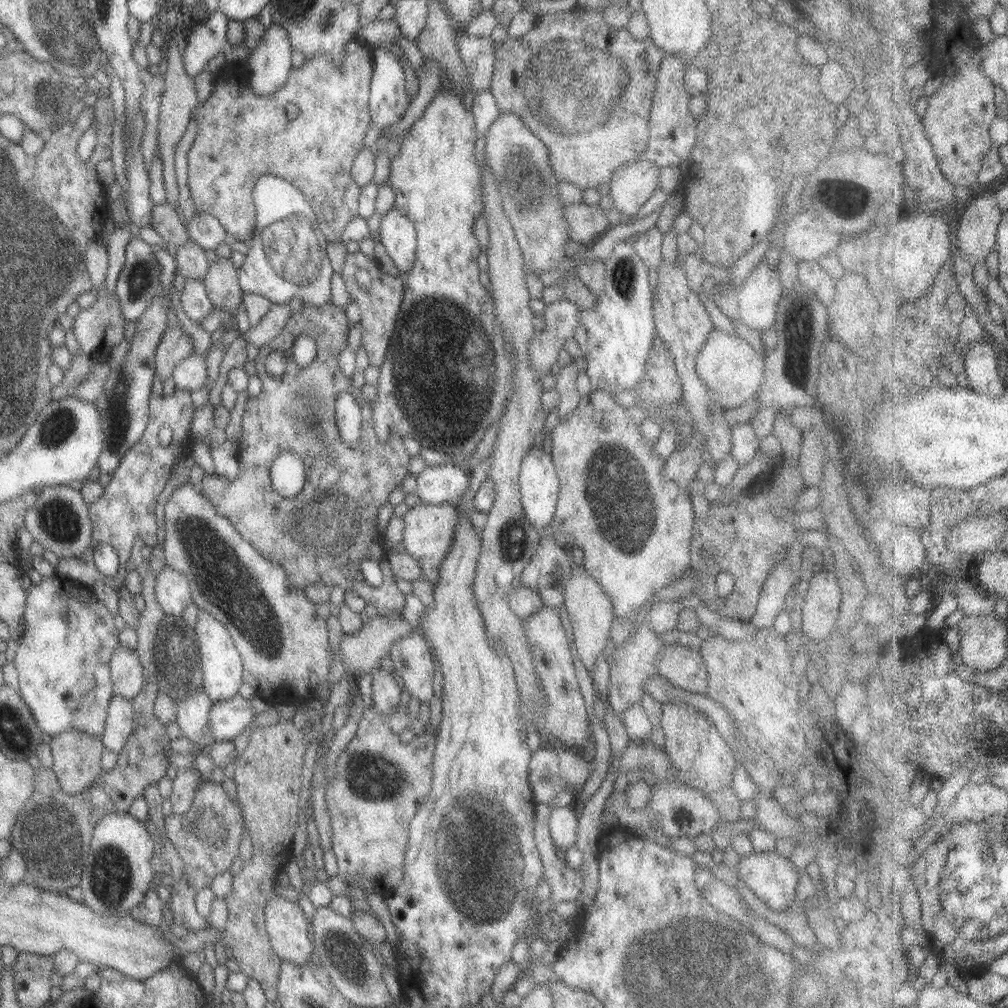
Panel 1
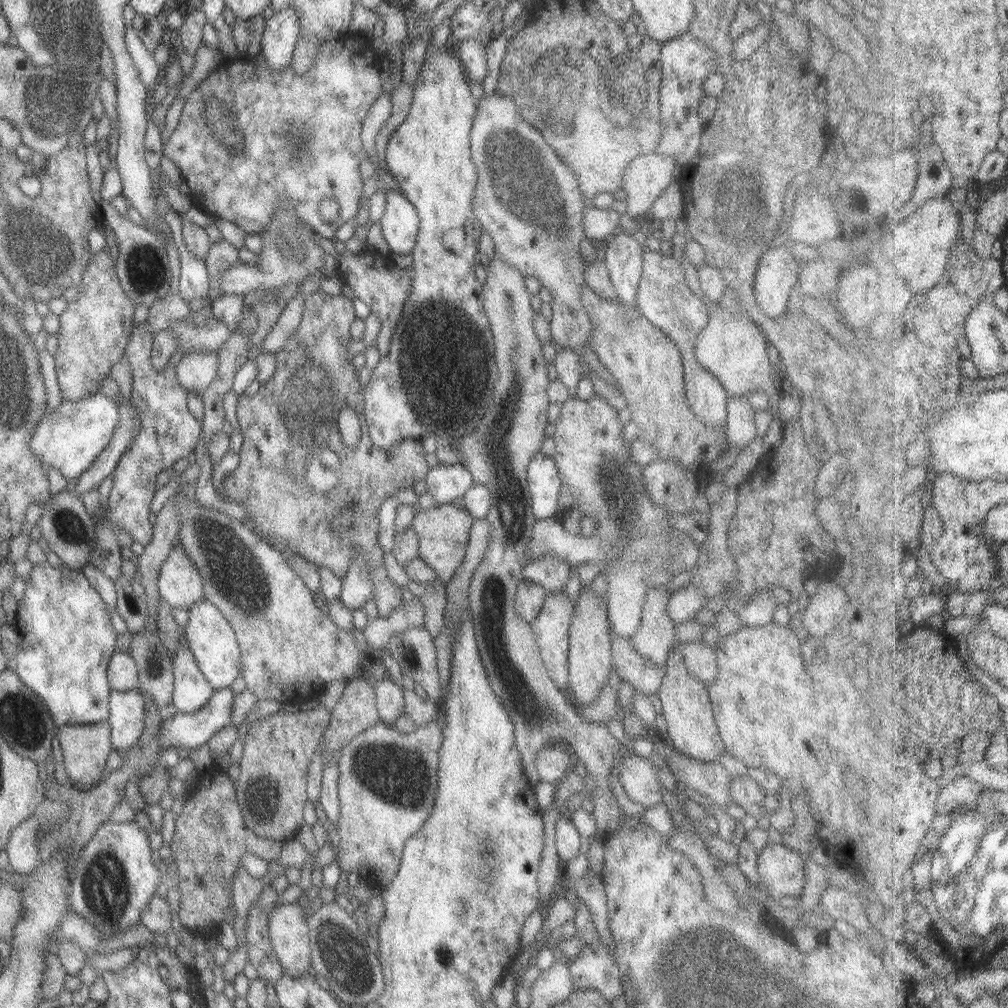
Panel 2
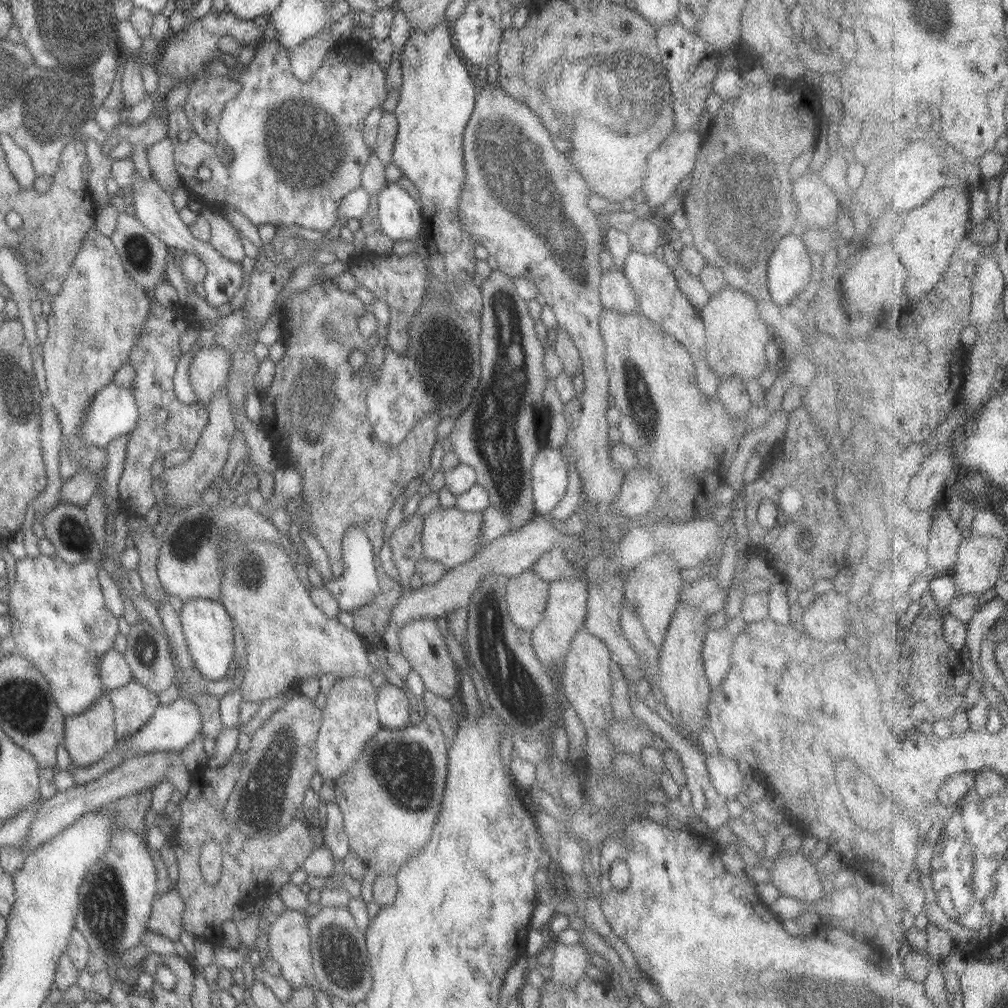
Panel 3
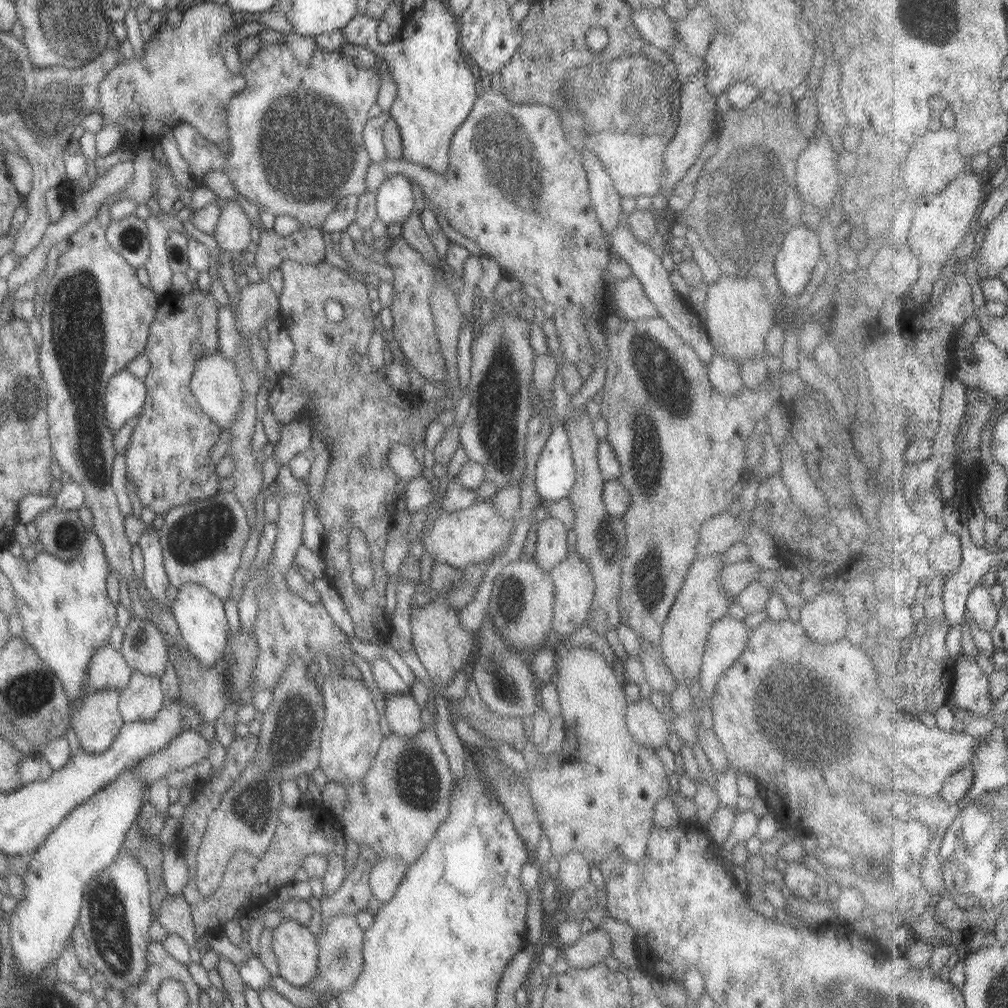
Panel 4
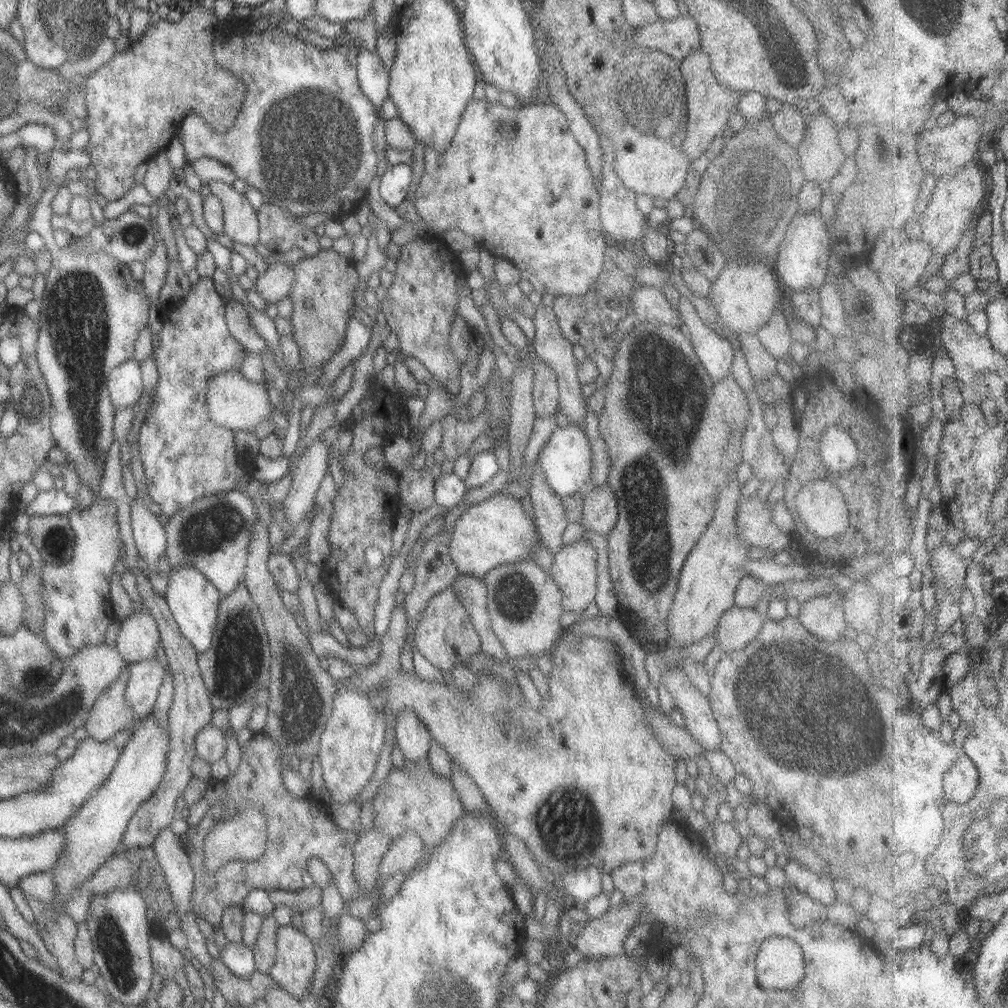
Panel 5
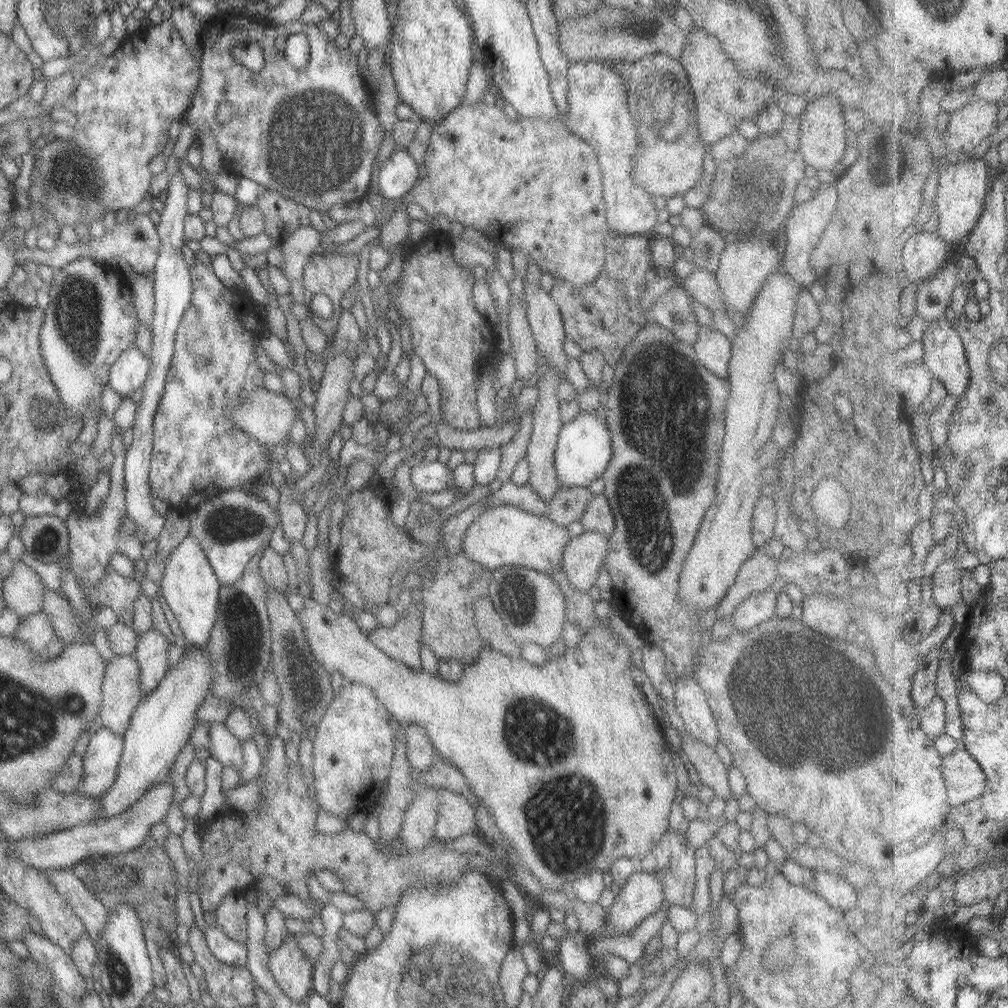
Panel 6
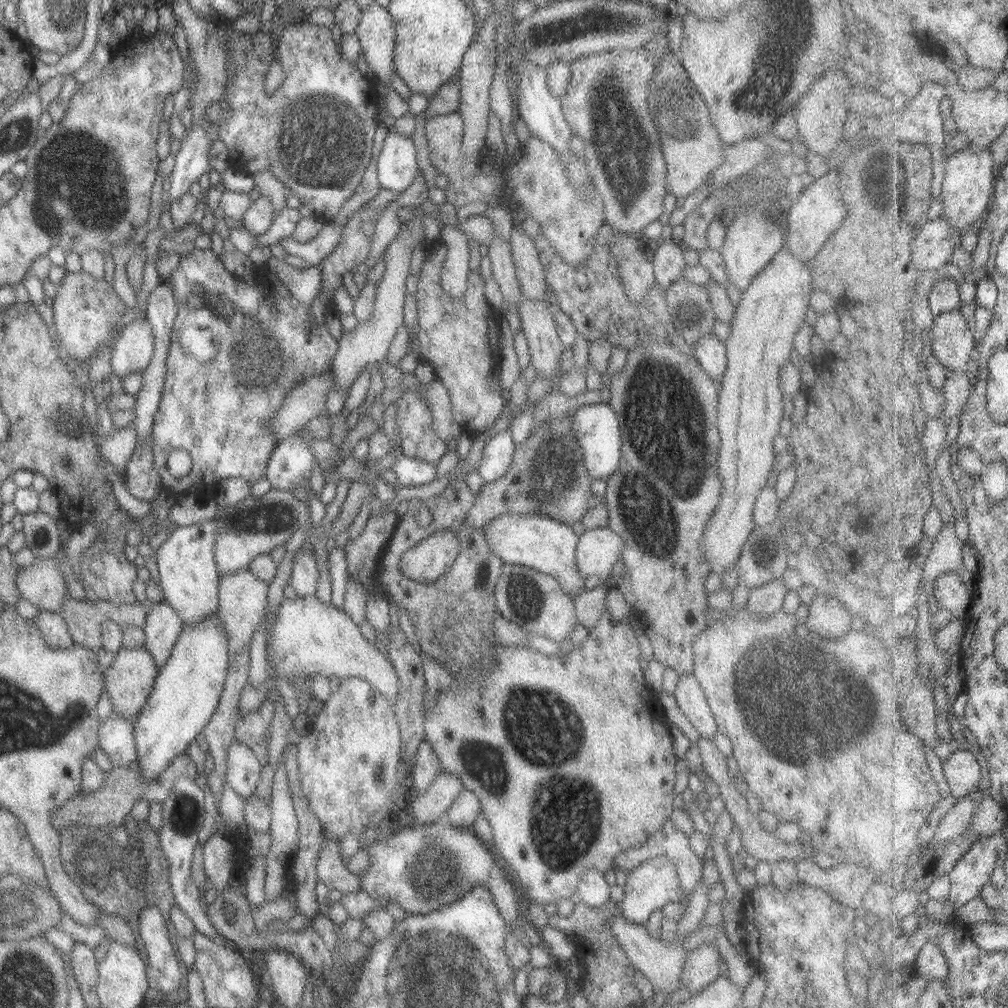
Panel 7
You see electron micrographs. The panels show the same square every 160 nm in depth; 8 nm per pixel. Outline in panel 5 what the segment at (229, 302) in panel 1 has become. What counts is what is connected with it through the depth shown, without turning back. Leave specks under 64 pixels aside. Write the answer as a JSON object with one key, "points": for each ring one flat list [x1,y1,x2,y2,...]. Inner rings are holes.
{"points":[[209,182,210,194,219,199,223,214,221,239,229,245,241,244,253,247,258,243,256,210,229,184]]}

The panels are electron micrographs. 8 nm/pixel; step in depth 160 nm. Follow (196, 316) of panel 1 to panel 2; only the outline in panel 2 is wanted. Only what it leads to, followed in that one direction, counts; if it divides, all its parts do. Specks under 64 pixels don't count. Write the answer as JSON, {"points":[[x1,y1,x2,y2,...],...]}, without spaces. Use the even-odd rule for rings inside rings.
{"points":[[179,258,179,265,179,297,187,304,194,298,208,297,210,280,203,261]]}

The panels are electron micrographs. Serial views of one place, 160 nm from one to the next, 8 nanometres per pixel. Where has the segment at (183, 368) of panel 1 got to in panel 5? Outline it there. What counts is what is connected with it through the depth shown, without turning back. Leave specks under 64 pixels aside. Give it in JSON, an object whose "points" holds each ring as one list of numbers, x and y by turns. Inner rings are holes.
{"points":[[219,371,206,380,204,401,208,418,215,425,231,431,255,432,255,426,271,419,275,408,268,401,265,385,245,380,237,371]]}

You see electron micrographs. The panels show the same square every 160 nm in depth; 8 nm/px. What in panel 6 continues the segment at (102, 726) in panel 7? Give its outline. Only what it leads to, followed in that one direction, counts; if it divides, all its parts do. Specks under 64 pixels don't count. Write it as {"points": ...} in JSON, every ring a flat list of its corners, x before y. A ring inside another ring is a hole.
{"points":[[100,727,89,742,85,754,81,756,81,778,76,786,76,794,84,798,98,798,111,786,117,774,122,752,122,736]]}

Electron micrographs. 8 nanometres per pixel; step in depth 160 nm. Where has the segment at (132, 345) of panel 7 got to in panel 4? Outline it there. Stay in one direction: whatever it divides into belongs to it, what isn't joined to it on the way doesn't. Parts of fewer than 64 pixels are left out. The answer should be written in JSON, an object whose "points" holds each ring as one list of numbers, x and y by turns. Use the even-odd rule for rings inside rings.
{"points":[[125,369,109,377,103,397,103,418,111,434,115,434,142,409,146,388,141,378]]}

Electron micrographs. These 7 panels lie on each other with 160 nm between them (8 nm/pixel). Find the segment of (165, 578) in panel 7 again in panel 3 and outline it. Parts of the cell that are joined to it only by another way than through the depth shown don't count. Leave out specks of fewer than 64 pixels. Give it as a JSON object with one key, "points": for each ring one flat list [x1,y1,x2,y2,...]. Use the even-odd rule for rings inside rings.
{"points":[[193,598,182,602,179,612,180,629,195,670,207,680,218,682,226,678,227,666,233,658,231,619,218,601]]}

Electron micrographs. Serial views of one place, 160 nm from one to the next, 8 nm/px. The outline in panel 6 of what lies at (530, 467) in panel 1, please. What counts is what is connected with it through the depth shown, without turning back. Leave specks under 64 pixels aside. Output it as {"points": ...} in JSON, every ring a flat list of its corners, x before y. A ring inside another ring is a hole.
{"points":[[577,413,571,421,563,423,558,430,554,448,554,473,556,481,566,489,576,491,586,487,603,474,610,457,610,440,602,416]]}

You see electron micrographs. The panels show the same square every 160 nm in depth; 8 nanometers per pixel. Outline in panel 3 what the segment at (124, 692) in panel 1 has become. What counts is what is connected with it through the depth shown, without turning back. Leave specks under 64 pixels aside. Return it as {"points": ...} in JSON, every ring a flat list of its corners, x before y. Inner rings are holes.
{"points":[[113,648,101,655,98,671,100,684,105,692,120,688,132,680,132,674,124,656]]}

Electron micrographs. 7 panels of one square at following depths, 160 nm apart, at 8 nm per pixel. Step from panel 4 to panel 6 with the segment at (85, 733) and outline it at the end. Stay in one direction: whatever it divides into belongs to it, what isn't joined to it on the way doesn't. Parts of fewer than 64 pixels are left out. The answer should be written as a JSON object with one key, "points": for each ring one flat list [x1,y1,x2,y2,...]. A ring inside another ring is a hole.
{"points":[[132,654,113,655,104,668,101,704,97,710,100,727,122,736,131,714,144,697,137,683,137,665]]}

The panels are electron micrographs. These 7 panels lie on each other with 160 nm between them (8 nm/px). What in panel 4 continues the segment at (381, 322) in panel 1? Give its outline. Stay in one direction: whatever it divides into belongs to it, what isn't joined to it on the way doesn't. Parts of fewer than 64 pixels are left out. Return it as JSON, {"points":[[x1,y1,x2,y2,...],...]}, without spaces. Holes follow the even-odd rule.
{"points":[[401,237,393,239,393,244,383,253,387,260,387,268,393,273,390,282,393,296,389,307,393,320,389,331,393,343,413,370,429,382,439,382,443,380,443,356,439,340,436,339,434,333,429,306,431,288,435,284,433,281,435,269,431,268,427,262,423,262,421,256,412,250]]}

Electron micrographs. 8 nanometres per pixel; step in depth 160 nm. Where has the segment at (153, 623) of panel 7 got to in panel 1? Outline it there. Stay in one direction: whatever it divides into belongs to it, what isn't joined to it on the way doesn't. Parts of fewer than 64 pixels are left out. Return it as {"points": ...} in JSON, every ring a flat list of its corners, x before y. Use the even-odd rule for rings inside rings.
{"points":[[113,696,109,700,101,734,101,745,111,753,119,753,133,728,133,708,131,702]]}

